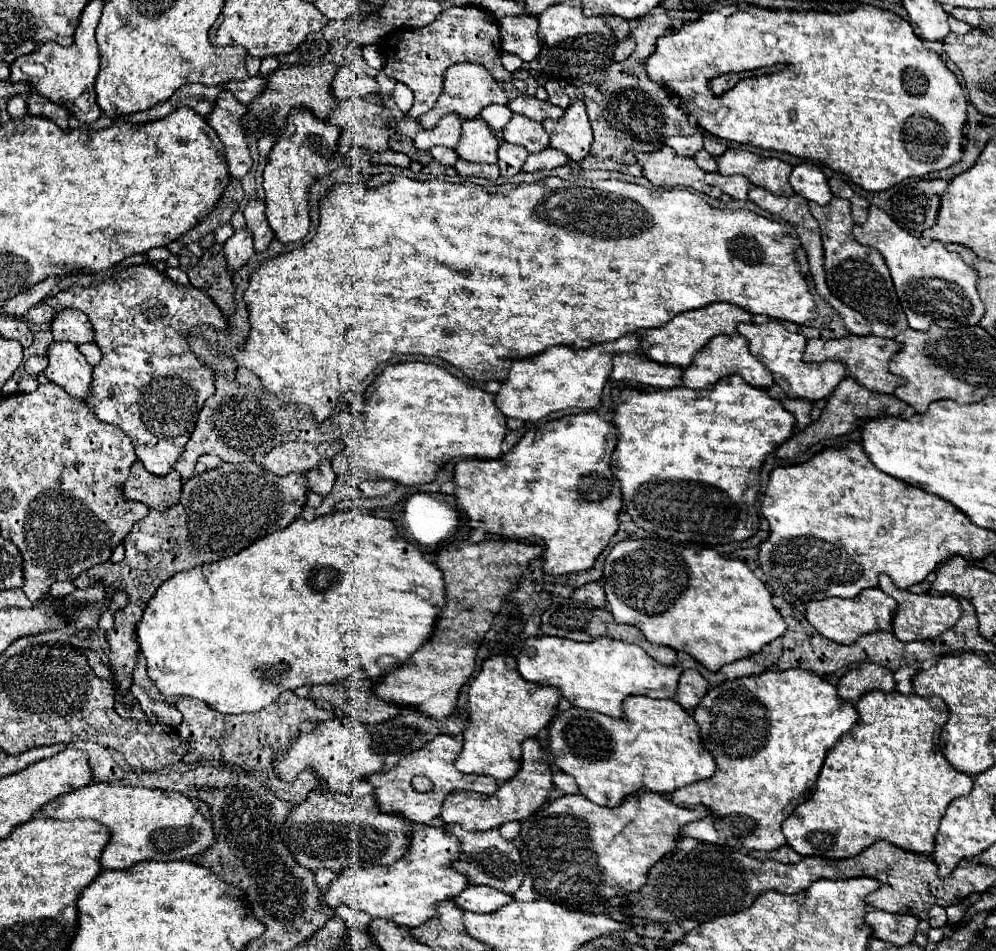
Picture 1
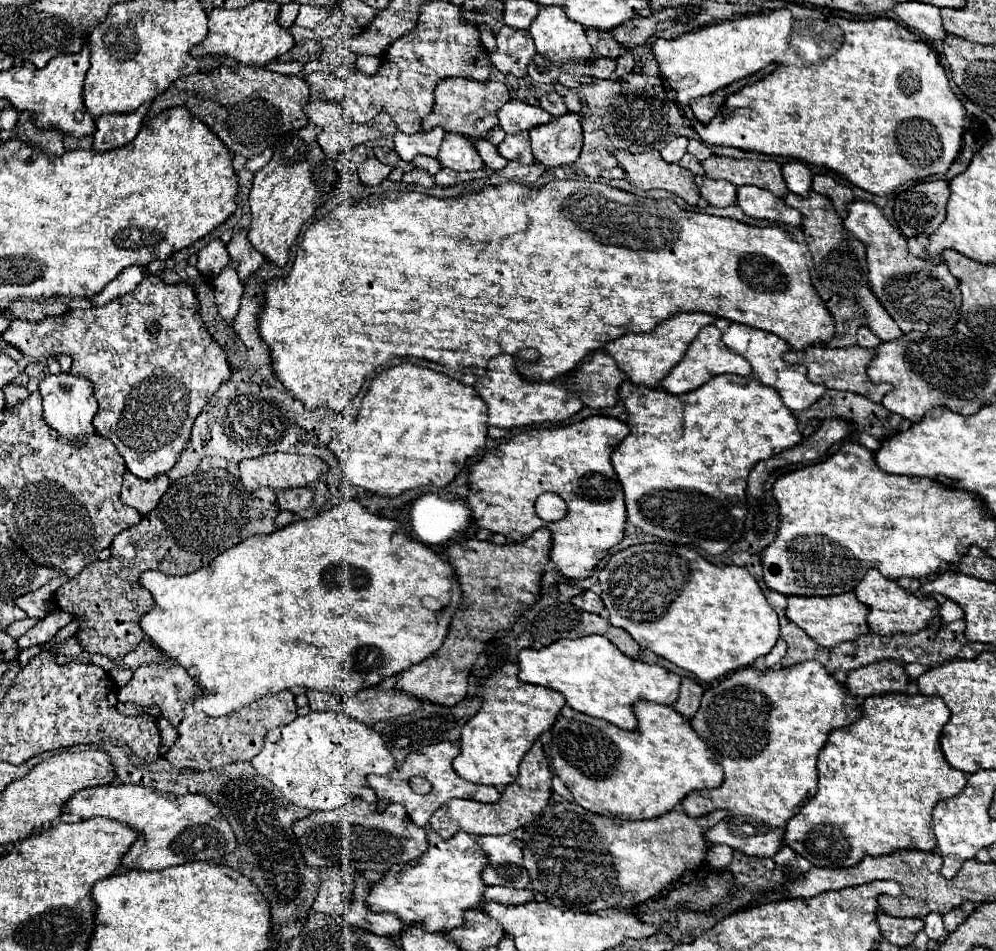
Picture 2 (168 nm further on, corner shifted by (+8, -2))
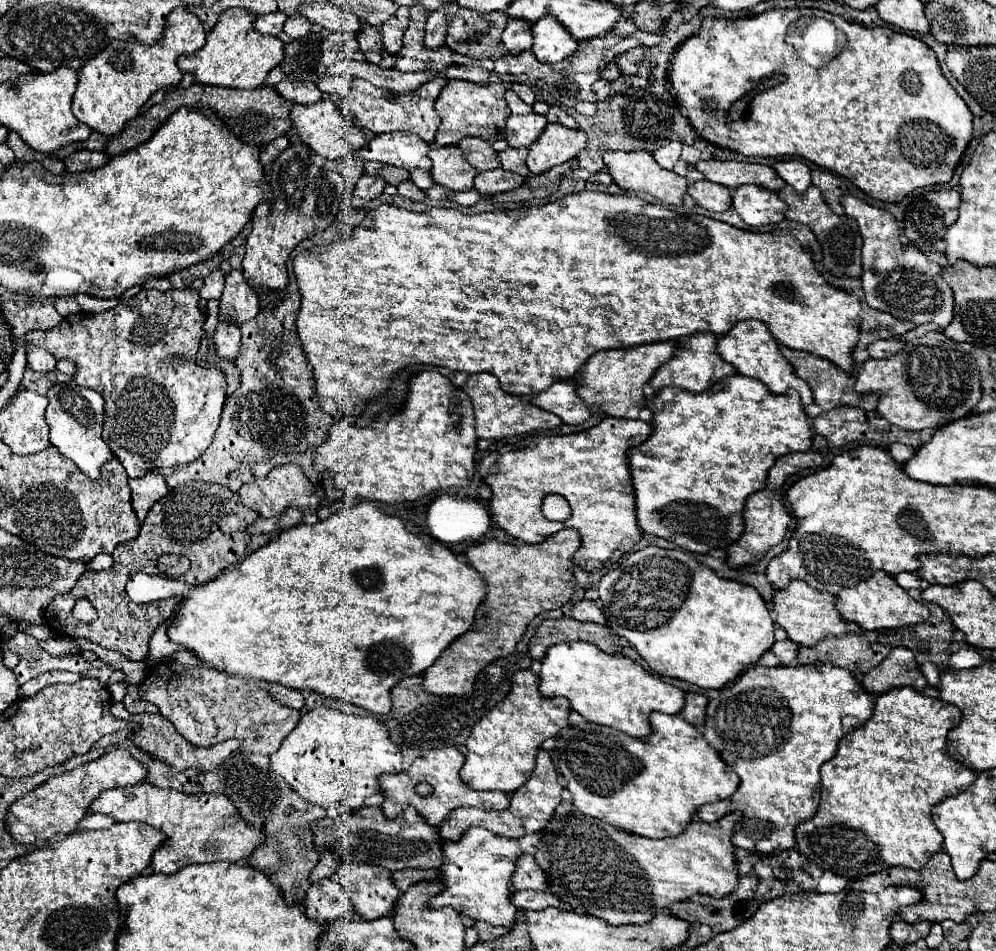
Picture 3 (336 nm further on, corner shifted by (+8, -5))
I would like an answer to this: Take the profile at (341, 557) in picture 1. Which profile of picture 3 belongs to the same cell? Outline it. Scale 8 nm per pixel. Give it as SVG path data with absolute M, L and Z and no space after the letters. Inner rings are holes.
M364 501L358 503L356 507L348 511L338 511L326 521L318 521L316 525L298 525L292 529L282 531L276 539L272 539L268 545L256 549L250 553L238 567L228 569L222 577L216 577L204 585L192 587L184 581L176 581L170 577L160 577L160 575L146 575L146 573L136 573L130 577L126 591L132 601L154 601L154 599L168 599L174 595L182 595L184 603L178 607L174 615L174 625L168 629L168 637L174 643L184 645L186 649L194 651L206 665L216 667L220 671L226 671L230 675L240 675L246 679L258 679L258 681L268 681L268 683L278 683L284 687L292 689L310 689L316 693L322 693L326 697L340 699L347 703L354 703L370 713L376 715L388 715L392 709L390 701L390 689L400 683L406 677L412 675L422 675L440 655L442 651L460 635L464 635L472 623L478 605L486 597L486 581L482 579L480 573L476 573L466 561L460 561L454 551L450 551L446 545L438 545L432 537L426 537L422 527L416 525L416 533L410 533L406 529L406 521L394 515L386 515L380 511L374 503Z

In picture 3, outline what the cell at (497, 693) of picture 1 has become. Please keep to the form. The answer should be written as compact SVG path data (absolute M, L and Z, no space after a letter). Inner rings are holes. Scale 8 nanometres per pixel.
M518 671L508 697L474 725L466 741L466 763L460 771L462 781L476 791L514 793L530 777L542 743L550 737L556 737L560 729L568 725L570 711L570 701L564 697L548 699L540 695L538 675L534 671Z

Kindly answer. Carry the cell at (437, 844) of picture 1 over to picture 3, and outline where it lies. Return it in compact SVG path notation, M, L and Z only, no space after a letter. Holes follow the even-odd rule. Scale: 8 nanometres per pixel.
M470 827L462 841L442 843L444 861L442 861L442 881L446 883L446 889L436 895L430 905L454 907L460 915L466 915L474 921L486 921L490 925L502 925L512 927L516 921L516 907L510 901L510 895L516 893L512 889L510 879L516 869L518 857L524 855L520 849L520 843L516 839L508 839L502 835L494 835L488 829L482 827Z

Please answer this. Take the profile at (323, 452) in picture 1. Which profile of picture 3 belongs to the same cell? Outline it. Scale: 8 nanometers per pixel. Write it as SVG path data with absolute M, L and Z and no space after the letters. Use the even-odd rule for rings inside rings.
M292 463L282 465L282 467L274 467L264 479L254 479L252 483L242 485L242 489L240 489L242 505L256 511L260 517L278 517L288 507L296 507L296 509L300 509L304 513L308 509L316 509L322 499L324 499L324 491L320 487L312 485L304 477L302 469L298 465L292 465Z

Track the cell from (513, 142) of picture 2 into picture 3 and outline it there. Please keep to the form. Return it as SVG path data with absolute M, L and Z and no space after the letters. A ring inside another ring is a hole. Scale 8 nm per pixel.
M508 147L506 151L500 153L500 167L504 171L512 171L512 173L518 173L522 177L528 177L530 171L526 167L526 155L528 155L526 147L520 147L520 149Z

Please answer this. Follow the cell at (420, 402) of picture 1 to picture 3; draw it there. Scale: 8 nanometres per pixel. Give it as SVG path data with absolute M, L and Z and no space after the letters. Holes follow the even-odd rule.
M424 371L412 377L410 393L406 407L396 415L378 417L374 425L358 429L348 425L348 421L340 421L328 429L326 441L316 449L314 455L314 469L318 473L330 473L334 489L344 491L350 497L362 497L368 501L382 501L382 503L404 503L414 501L420 497L430 495L432 491L468 485L474 475L474 455L476 455L476 431L472 421L472 405L470 397L462 393L458 387L452 385L450 379L436 371ZM456 397L462 407L462 429L452 423L450 419L450 399Z

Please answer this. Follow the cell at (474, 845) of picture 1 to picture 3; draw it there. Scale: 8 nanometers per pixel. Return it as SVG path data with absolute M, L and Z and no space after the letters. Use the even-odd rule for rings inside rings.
M522 855L516 863L516 873L512 877L514 889L532 889L546 891L546 873L542 873L540 865L532 855Z

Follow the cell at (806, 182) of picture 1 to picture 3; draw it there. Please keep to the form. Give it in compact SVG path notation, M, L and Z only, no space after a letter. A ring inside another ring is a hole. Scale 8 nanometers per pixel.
M788 159L788 161L778 161L774 165L776 173L788 183L792 185L798 193L804 193L810 187L810 169L798 161L798 159Z

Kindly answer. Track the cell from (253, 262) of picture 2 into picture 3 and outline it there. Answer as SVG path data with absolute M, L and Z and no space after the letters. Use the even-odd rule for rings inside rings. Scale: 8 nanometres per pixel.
M230 271L220 297L218 321L242 325L258 315L258 293L246 283L242 271Z

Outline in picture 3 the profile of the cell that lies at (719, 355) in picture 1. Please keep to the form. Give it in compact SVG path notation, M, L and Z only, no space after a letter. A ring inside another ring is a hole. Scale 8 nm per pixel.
M694 333L690 337L684 337L682 341L678 341L676 345L676 353L674 357L664 363L654 377L650 379L650 387L654 391L660 391L662 387L680 387L680 389L688 389L694 393L702 393L708 387L712 387L716 381L724 379L726 375L734 375L736 369L730 367L730 363L726 363L718 353L716 353L716 337L712 333Z

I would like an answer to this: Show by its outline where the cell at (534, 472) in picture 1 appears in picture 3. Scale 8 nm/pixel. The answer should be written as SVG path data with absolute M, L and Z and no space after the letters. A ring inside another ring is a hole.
M606 417L596 427L570 433L570 435L544 435L540 437L540 443L526 449L510 449L504 447L500 451L488 453L480 463L480 475L492 489L490 499L490 511L494 515L494 521L500 529L504 529L508 535L524 541L524 543L540 543L546 537L554 535L558 529L574 527L584 537L582 547L574 555L574 565L594 571L602 567L610 567L620 555L634 549L634 545L642 539L642 529L636 521L636 501L634 501L634 487L628 467L628 449L634 445L644 443L652 435L652 423L646 421L632 421L632 419L618 419L618 417ZM548 493L562 495L568 499L572 517L568 521L550 521L542 513L542 501Z

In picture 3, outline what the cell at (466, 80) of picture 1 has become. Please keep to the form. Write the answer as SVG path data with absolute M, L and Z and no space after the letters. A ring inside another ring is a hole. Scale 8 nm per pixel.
M448 81L446 87L440 91L434 109L438 111L442 125L436 133L436 145L456 145L462 137L480 137L488 143L504 139L504 125L506 117L510 117L510 109L504 99L506 87L502 83L472 83L472 81Z

